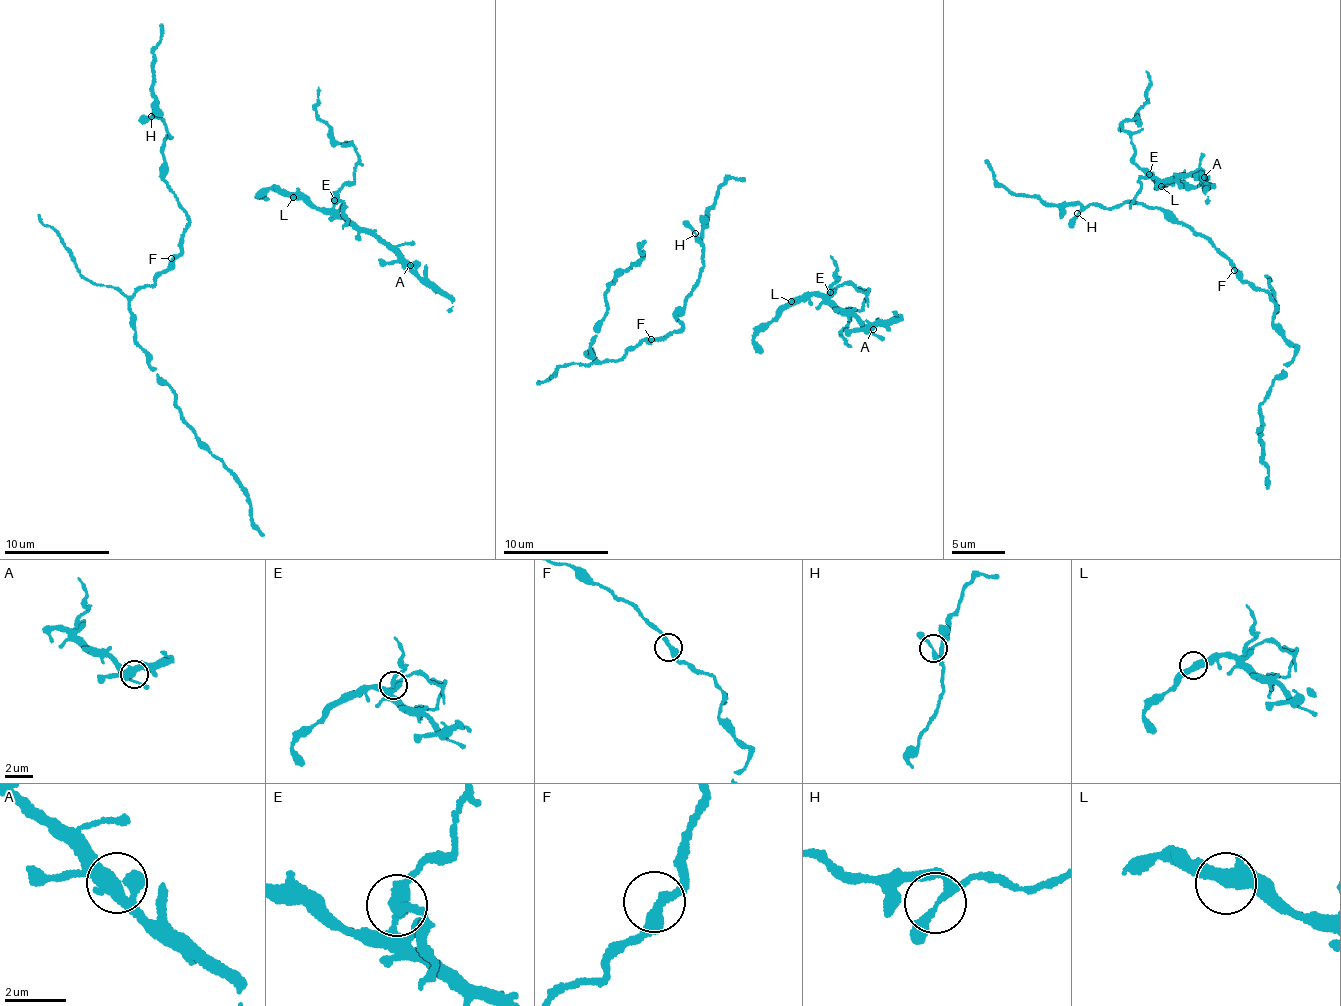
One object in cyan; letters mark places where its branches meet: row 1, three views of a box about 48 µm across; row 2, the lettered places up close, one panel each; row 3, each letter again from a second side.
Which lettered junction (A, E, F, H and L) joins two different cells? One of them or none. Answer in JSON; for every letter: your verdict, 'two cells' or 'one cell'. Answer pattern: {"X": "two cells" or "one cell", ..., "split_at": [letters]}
{"A": "one cell", "E": "two cells", "F": "one cell", "H": "one cell", "L": "one cell", "split_at": ["E"]}

